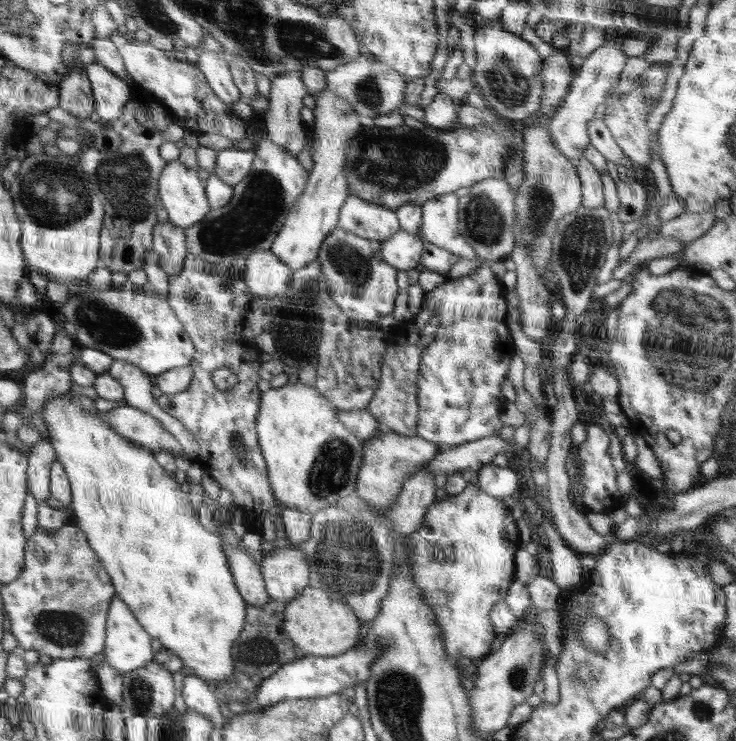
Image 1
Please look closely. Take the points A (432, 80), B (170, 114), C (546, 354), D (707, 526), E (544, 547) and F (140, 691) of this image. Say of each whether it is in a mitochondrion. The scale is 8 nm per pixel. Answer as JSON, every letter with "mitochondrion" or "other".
{"A":"other","B":"other","C":"other","D":"other","E":"other","F":"mitochondrion"}

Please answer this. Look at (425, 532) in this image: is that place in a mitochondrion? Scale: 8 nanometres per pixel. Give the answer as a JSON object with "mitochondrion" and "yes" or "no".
{"mitochondrion":"no"}

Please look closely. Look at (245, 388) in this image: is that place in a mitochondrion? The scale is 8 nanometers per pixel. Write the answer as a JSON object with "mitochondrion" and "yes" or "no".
{"mitochondrion":"no"}

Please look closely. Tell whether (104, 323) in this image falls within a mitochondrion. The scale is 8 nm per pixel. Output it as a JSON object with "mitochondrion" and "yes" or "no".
{"mitochondrion":"yes"}

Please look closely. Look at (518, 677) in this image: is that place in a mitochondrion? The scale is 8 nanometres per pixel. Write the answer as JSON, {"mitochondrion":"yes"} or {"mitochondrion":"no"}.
{"mitochondrion":"yes"}

